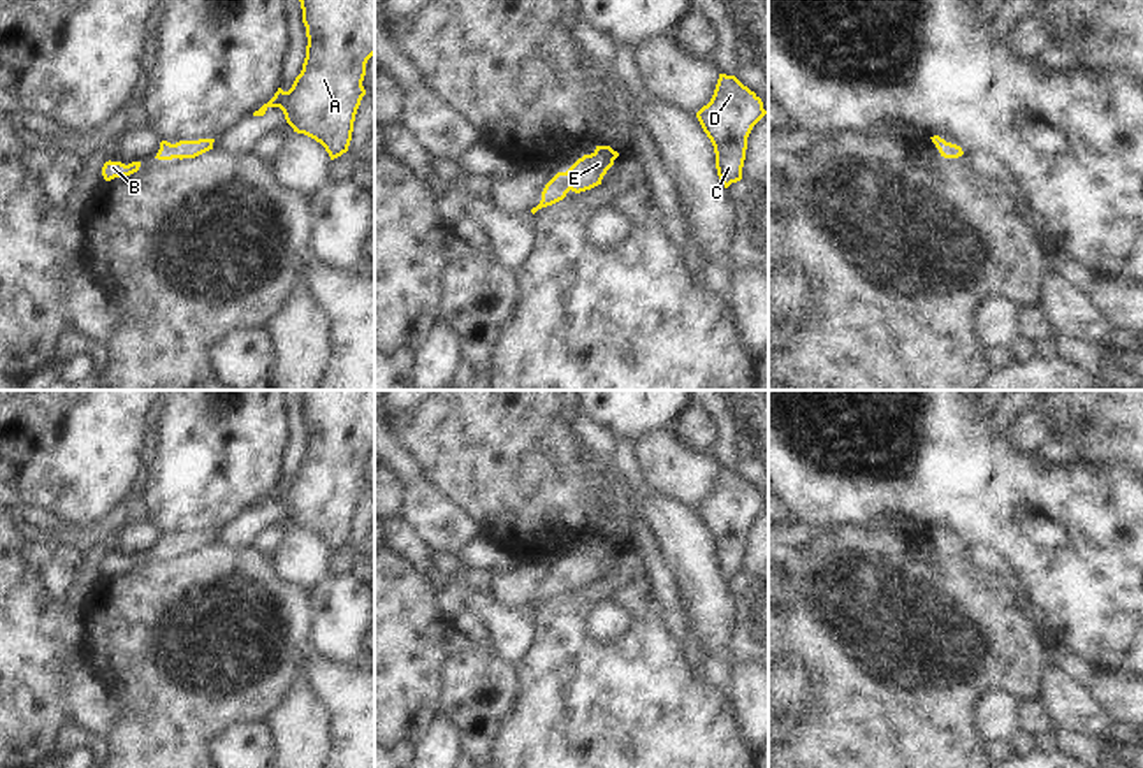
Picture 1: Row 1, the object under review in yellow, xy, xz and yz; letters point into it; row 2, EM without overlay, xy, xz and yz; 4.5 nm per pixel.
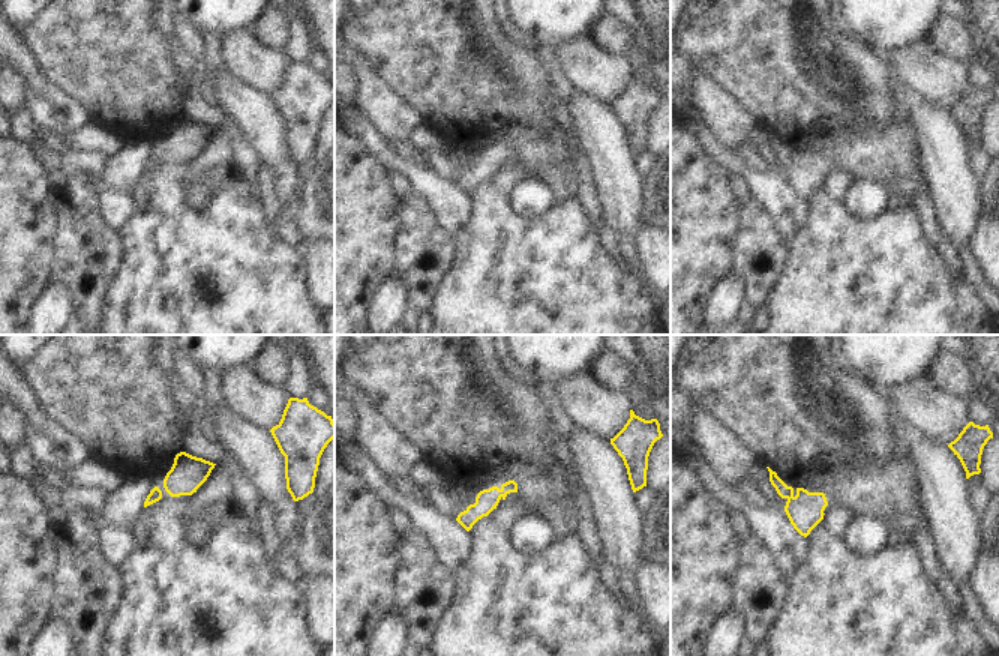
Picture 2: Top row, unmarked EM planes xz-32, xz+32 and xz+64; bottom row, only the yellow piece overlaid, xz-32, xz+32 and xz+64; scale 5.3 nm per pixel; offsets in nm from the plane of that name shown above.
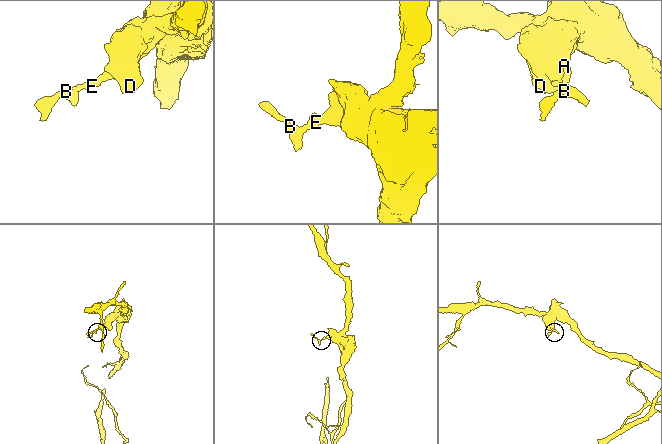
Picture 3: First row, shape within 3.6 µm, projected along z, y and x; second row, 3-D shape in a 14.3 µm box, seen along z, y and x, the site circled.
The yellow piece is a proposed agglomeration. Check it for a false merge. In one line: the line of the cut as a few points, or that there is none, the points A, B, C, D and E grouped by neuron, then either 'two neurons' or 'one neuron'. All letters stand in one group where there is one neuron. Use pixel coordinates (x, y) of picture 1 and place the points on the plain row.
no cut; A B C D E; one neuron

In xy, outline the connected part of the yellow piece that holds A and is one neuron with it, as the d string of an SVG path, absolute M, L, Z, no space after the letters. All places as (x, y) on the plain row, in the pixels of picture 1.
M299 390L306 420L306 452L292 482L278 482L274 490L253 510L280 501L297 527L320 536L331 554L348 545L353 515L366 483L366 457L375 448L375 390Z

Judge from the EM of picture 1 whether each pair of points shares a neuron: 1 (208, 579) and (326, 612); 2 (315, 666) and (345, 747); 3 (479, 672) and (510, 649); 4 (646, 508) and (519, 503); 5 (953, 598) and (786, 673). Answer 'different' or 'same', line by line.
1: different
2: same
3: different
4: different
5: different

